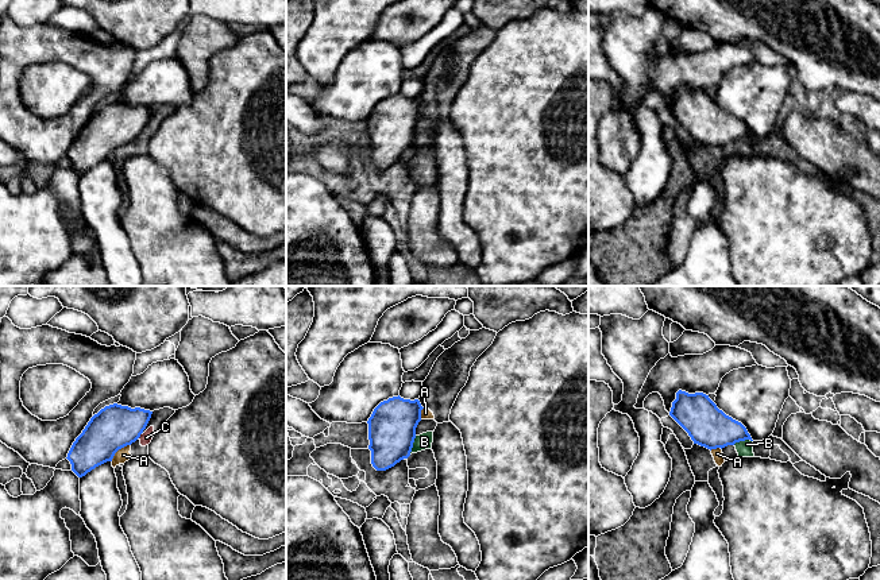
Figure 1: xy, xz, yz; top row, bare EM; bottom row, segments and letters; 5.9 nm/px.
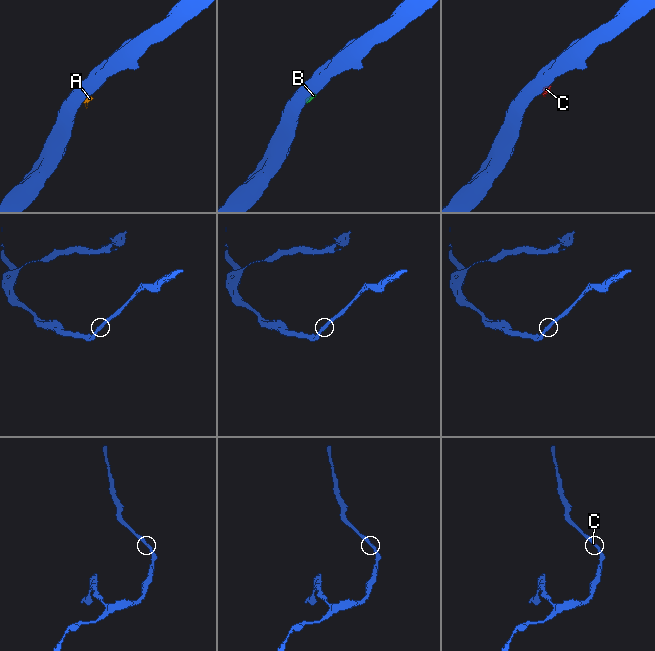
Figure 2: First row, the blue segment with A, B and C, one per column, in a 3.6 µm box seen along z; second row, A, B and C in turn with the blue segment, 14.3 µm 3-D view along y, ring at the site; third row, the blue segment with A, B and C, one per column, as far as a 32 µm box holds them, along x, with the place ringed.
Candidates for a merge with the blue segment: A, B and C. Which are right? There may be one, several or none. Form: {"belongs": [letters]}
{"belongs": []}

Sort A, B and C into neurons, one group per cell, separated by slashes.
A B C

